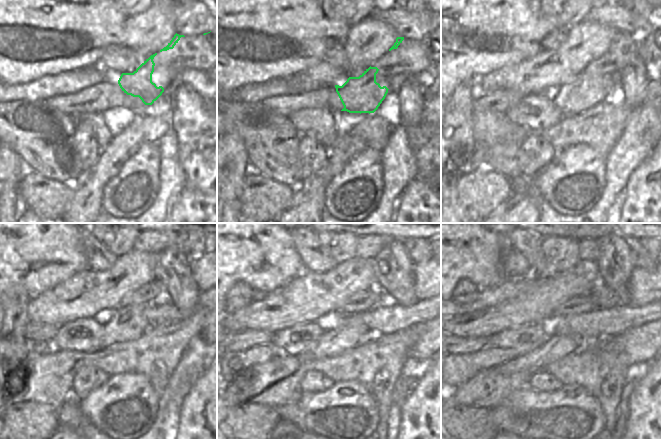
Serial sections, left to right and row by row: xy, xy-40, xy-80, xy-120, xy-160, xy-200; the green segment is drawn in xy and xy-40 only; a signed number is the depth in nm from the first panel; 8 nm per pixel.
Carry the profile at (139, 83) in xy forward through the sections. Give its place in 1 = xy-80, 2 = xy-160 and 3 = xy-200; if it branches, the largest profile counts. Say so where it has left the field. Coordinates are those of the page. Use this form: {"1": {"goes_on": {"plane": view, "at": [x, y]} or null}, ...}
{"1": {"goes_on": {"plane": "xy-80", "at": [587, 92]}}, "2": {"goes_on": {"plane": "xy-160", "at": [350, 331]}}, "3": {"goes_on": {"plane": "xy-200", "at": [556, 347]}}}

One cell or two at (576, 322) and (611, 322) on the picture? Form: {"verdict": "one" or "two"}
{"verdict": "one"}

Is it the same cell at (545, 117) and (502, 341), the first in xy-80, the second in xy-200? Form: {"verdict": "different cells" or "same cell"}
{"verdict": "same cell"}

